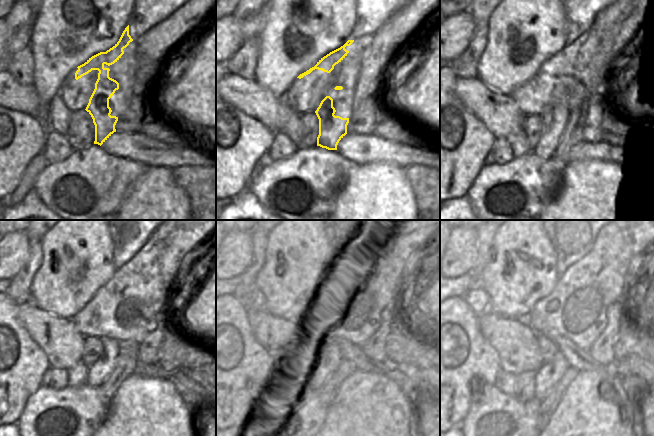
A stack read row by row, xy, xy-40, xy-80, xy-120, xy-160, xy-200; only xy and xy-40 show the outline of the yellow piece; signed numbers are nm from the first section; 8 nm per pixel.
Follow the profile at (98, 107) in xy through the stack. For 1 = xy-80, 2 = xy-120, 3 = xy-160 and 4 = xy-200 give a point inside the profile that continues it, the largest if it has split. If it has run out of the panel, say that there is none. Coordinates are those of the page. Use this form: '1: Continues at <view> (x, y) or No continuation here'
1: Continues at xy-80 (553, 125)
2: Continues at xy-120 (97, 373)
3: Continues at xy-160 (322, 373)
4: Continues at xy-200 (550, 373)

